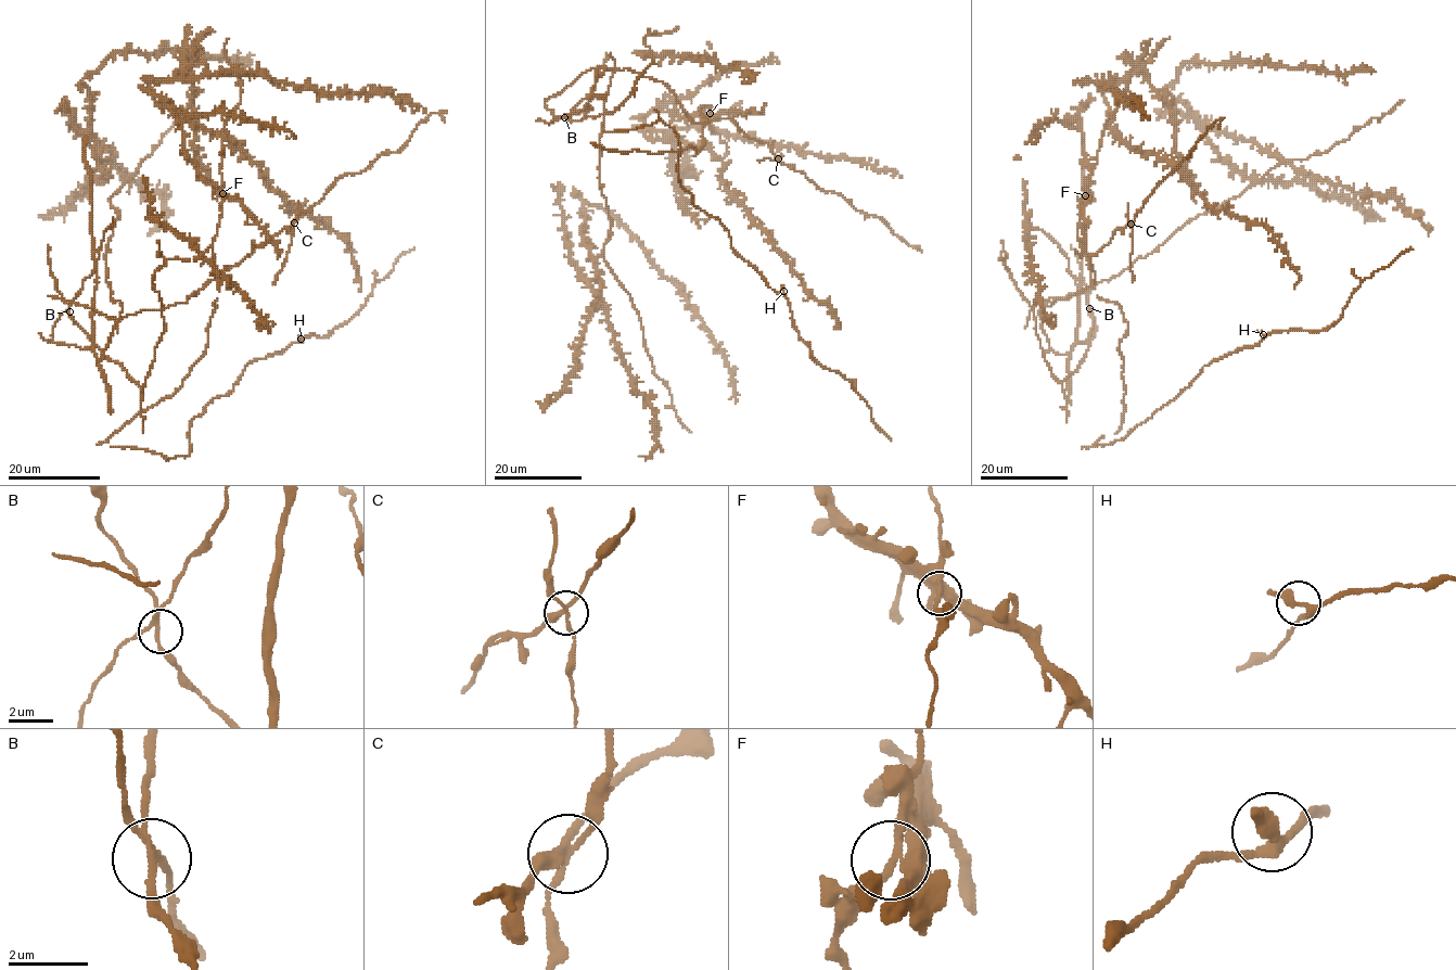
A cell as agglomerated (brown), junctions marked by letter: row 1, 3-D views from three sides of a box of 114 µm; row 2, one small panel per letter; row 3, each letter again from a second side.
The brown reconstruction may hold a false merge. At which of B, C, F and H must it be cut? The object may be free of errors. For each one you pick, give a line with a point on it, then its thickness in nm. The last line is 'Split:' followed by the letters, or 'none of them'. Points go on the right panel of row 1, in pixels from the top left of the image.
C: at (1131, 224); 240 nm thick
Split: C

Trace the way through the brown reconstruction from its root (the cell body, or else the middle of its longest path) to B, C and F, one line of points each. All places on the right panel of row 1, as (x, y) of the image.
B: (1096, 278), (1041, 310), (1041, 328), (1052, 351), (1067, 354), (1095, 336), (1089, 308)
C: (1096, 278), (1090, 258), (1110, 242), (1116, 229), (1131, 224)
F: (1096, 278), (1077, 238), (1080, 204), (1085, 196)

